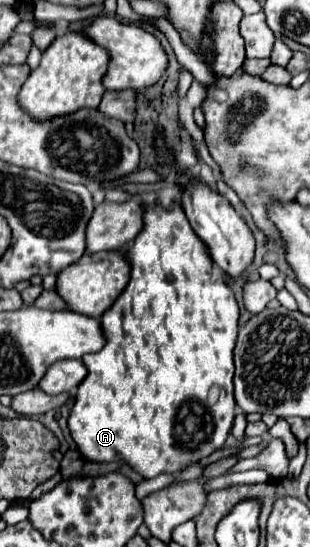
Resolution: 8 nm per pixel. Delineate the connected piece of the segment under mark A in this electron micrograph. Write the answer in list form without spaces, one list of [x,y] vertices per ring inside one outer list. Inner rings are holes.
[[[177,204],[173,212],[167,212],[163,208],[151,208],[147,206],[145,212],[145,226],[141,230],[141,234],[135,238],[133,248],[129,248],[129,260],[131,260],[131,280],[127,284],[127,288],[123,290],[123,294],[115,300],[115,304],[101,316],[101,324],[103,324],[103,332],[107,338],[107,344],[95,352],[95,354],[85,354],[83,362],[89,370],[87,378],[79,384],[77,394],[75,394],[75,404],[71,408],[69,414],[69,430],[71,430],[71,438],[77,444],[77,450],[81,454],[83,460],[89,462],[115,462],[115,460],[123,460],[127,462],[135,472],[139,472],[145,480],[155,478],[159,474],[177,474],[197,462],[201,462],[203,458],[211,456],[215,450],[223,448],[229,430],[233,426],[235,420],[235,398],[233,398],[233,348],[235,348],[235,340],[237,340],[237,320],[239,320],[239,306],[235,302],[233,292],[229,290],[229,286],[225,284],[225,280],[215,282],[213,278],[213,262],[209,258],[209,252],[205,248],[205,244],[197,238],[197,234],[191,230],[185,212],[181,210],[181,206]],[[217,388],[219,396],[211,398],[211,390]]]

